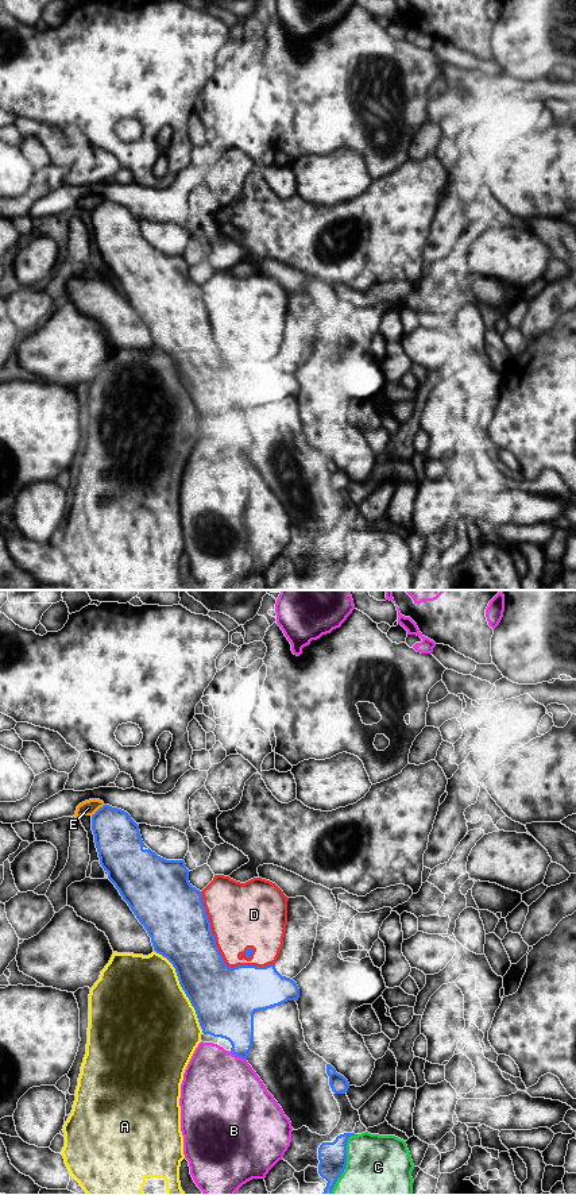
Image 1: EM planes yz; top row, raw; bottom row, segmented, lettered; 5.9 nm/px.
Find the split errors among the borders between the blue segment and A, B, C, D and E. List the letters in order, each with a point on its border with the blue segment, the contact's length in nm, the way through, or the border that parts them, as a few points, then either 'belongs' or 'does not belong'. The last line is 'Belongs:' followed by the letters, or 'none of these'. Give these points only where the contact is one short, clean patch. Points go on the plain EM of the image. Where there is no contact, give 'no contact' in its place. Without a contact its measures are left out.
A: yz (182, 384) | 550 nm | does not belong
B: yz (239, 451) | 110 nm | does not belong
C: yz (346, 556) | 400 nm | does not belong
D: yz (219, 347) | 600 nm | does not belong
E: yz (97, 205) | 100 nm | does not belong
Belongs: none of these

